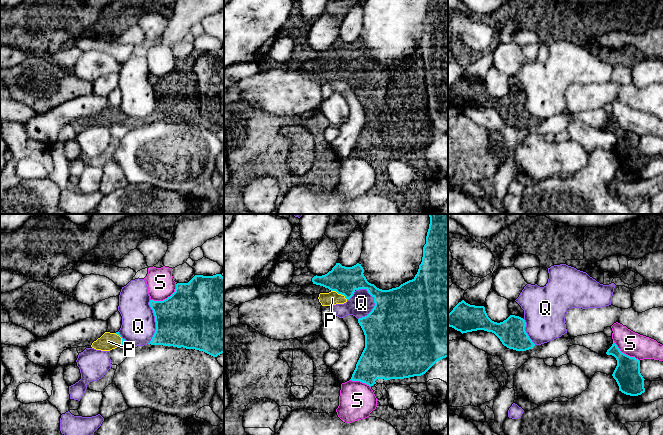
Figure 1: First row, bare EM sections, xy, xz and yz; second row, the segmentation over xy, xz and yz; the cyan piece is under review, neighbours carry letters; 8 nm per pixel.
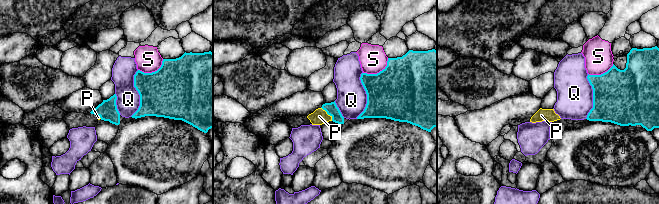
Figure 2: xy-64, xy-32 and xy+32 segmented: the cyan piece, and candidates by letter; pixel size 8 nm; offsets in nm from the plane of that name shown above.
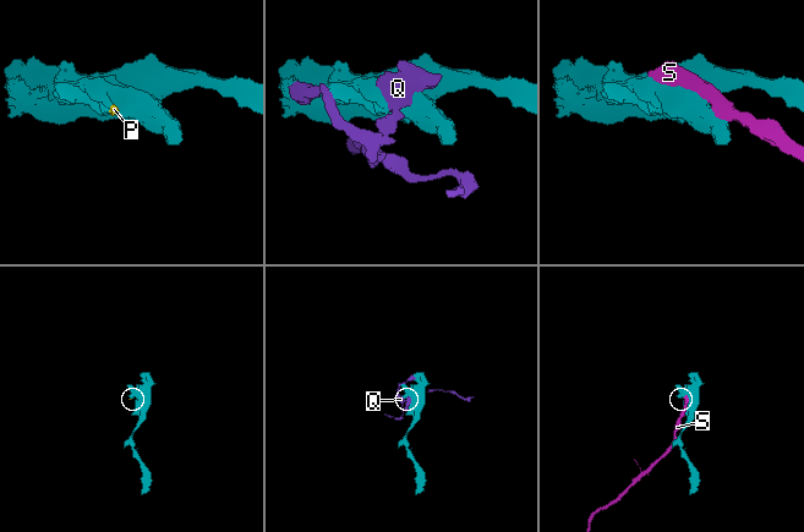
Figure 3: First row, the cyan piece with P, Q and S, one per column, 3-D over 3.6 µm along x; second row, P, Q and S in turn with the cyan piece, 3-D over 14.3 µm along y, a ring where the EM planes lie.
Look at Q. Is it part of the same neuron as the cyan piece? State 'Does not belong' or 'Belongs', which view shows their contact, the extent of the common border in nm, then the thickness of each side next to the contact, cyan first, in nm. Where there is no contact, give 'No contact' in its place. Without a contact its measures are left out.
Does not belong. Touches cyan in xz. Shared border 260 nm. Thickness 500 nm (cyan) against 190 nm

